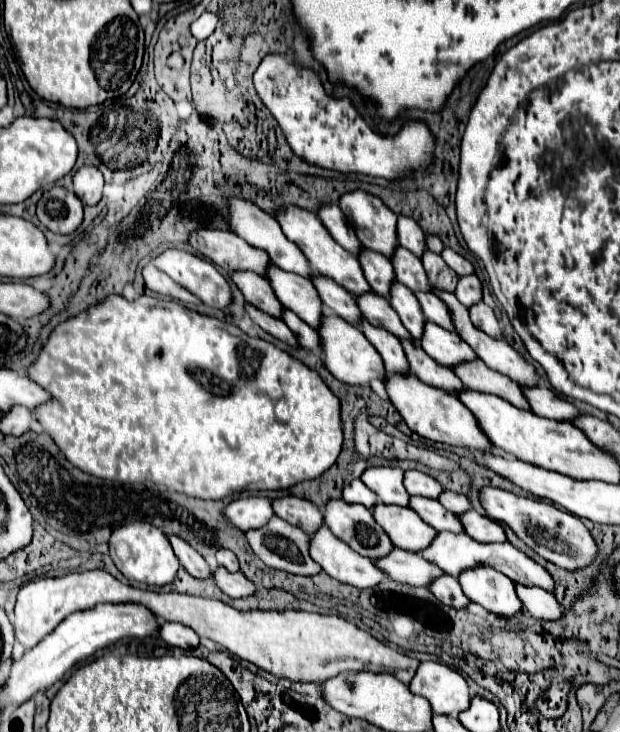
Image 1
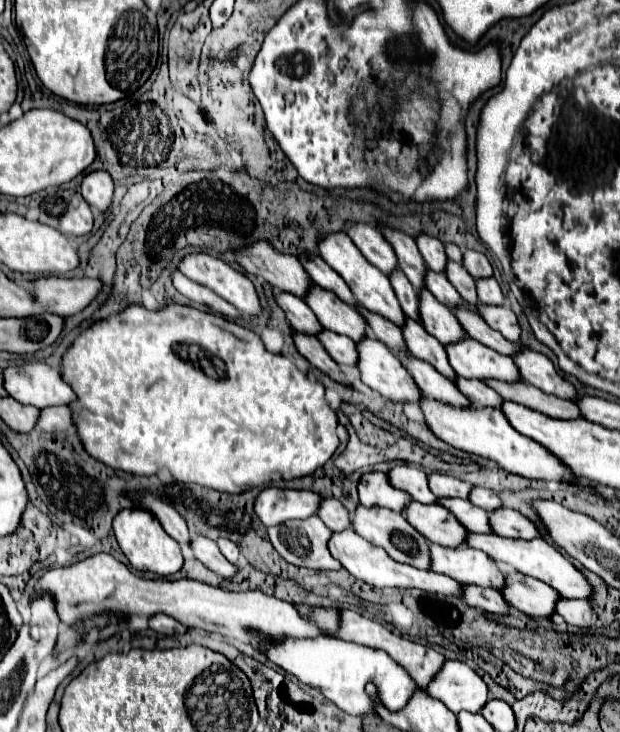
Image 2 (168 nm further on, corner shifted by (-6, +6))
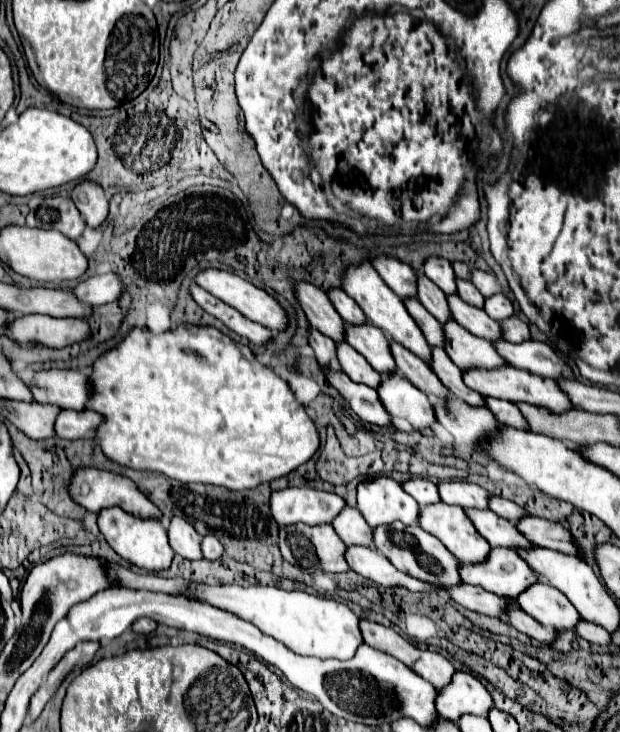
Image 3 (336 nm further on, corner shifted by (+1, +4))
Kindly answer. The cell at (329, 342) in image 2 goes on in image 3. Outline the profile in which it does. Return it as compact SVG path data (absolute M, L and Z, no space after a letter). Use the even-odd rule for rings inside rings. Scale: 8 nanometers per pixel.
M348 343L338 345L338 363L342 371L356 383L364 383L372 389L378 389L382 383L382 375L372 369L372 365Z

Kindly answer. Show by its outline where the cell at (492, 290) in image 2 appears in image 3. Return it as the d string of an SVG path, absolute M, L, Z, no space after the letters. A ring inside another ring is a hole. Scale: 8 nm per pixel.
M498 293L496 297L488 297L486 299L486 305L484 305L484 311L492 319L496 319L496 321L504 321L506 317L512 317L514 315L514 307L512 307L510 299L504 293Z

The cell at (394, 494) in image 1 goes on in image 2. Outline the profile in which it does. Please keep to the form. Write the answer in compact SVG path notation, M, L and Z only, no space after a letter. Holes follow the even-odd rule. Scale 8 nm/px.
M397 465L389 473L389 483L393 487L399 487L401 491L409 493L413 501L419 503L435 503L435 495L431 495L429 485L427 485L427 473L419 467L413 465Z

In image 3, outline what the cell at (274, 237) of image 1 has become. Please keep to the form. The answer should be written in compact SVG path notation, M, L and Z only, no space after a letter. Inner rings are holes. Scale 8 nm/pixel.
M330 289L328 297L332 299L332 303L336 305L336 311L344 317L346 323L350 323L350 325L364 325L366 323L366 315L358 307L358 303L352 297L348 297L342 289Z

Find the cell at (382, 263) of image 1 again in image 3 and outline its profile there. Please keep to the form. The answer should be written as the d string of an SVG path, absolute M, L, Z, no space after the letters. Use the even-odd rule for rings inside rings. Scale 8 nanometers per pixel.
M416 299L416 301L404 301L404 303L406 303L406 309L412 313L414 321L420 325L420 329L422 329L424 337L428 339L428 343L430 343L432 347L444 349L446 337L444 337L444 327L440 325L440 321L436 321L436 319L424 309L424 305L422 305L418 299Z

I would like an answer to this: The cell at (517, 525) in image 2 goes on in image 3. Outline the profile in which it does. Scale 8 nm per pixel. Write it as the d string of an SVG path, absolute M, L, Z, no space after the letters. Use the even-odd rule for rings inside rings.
M528 515L528 517L522 517L516 525L538 547L546 547L546 549L552 549L558 553L568 553L568 555L580 557L576 539L562 523L554 523L554 521L542 519L542 517Z

